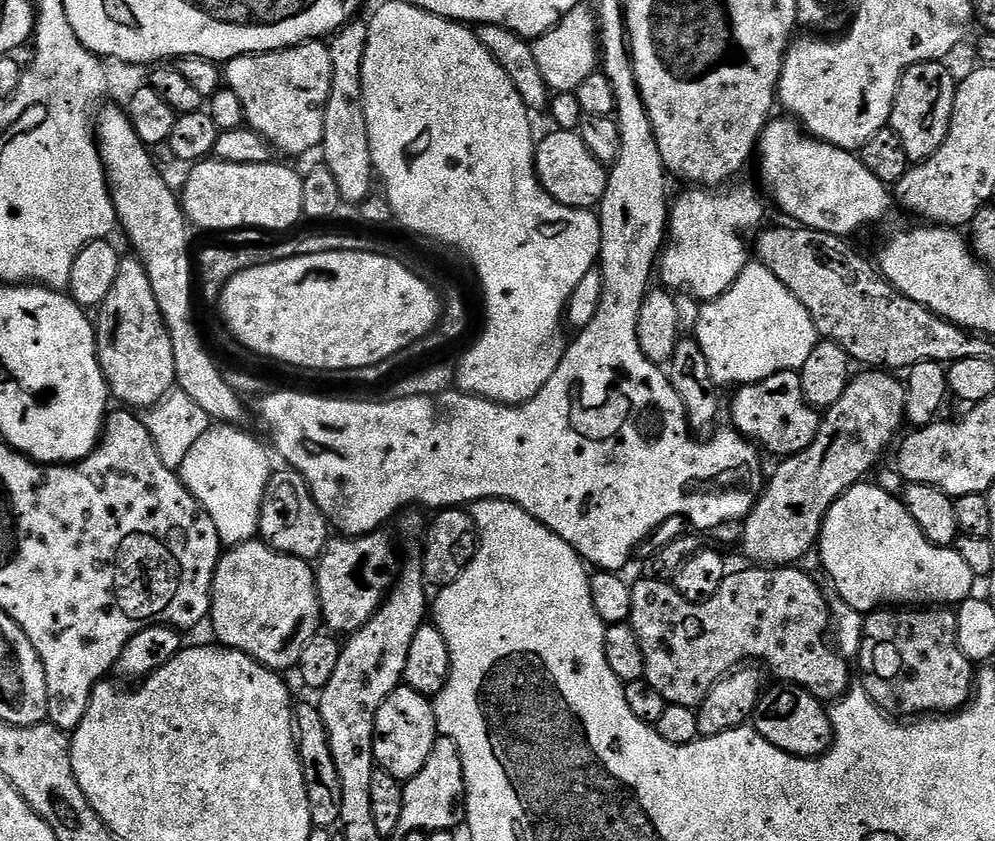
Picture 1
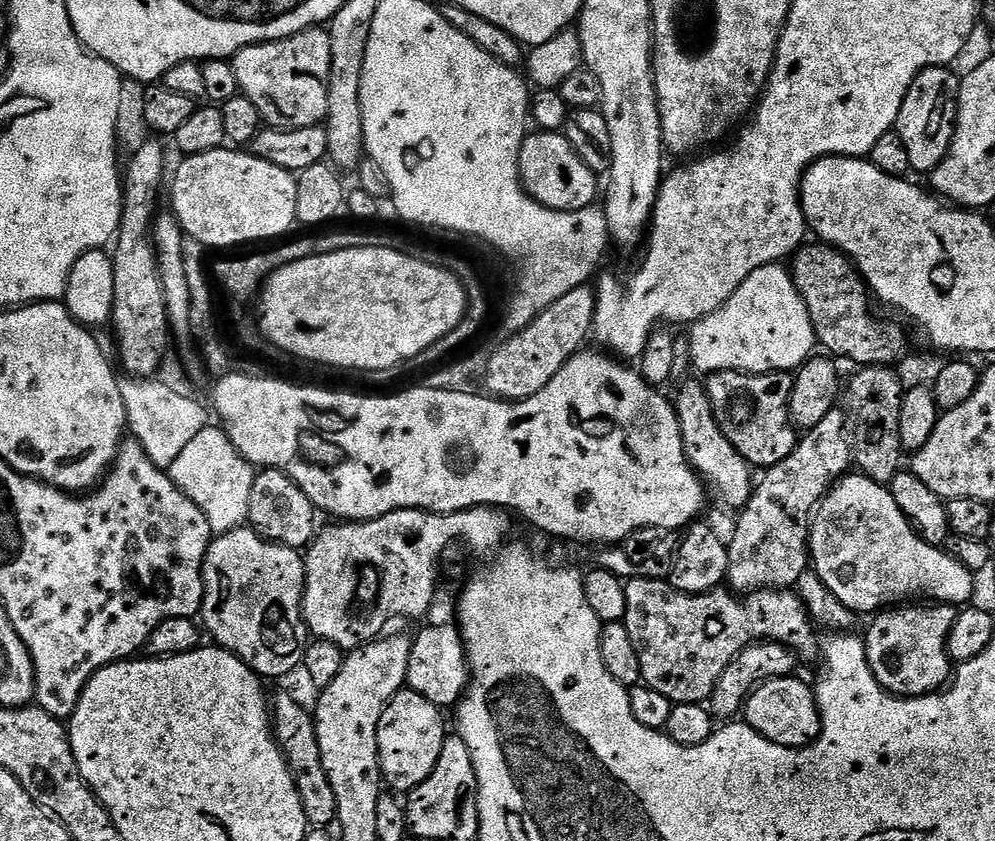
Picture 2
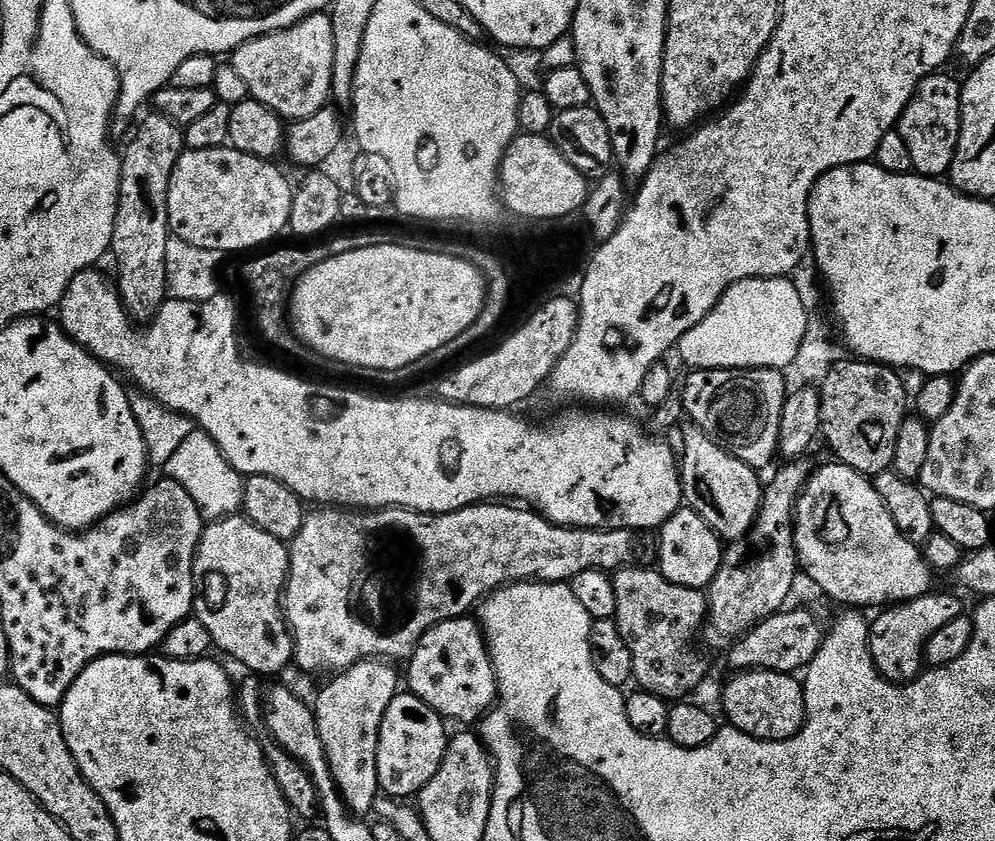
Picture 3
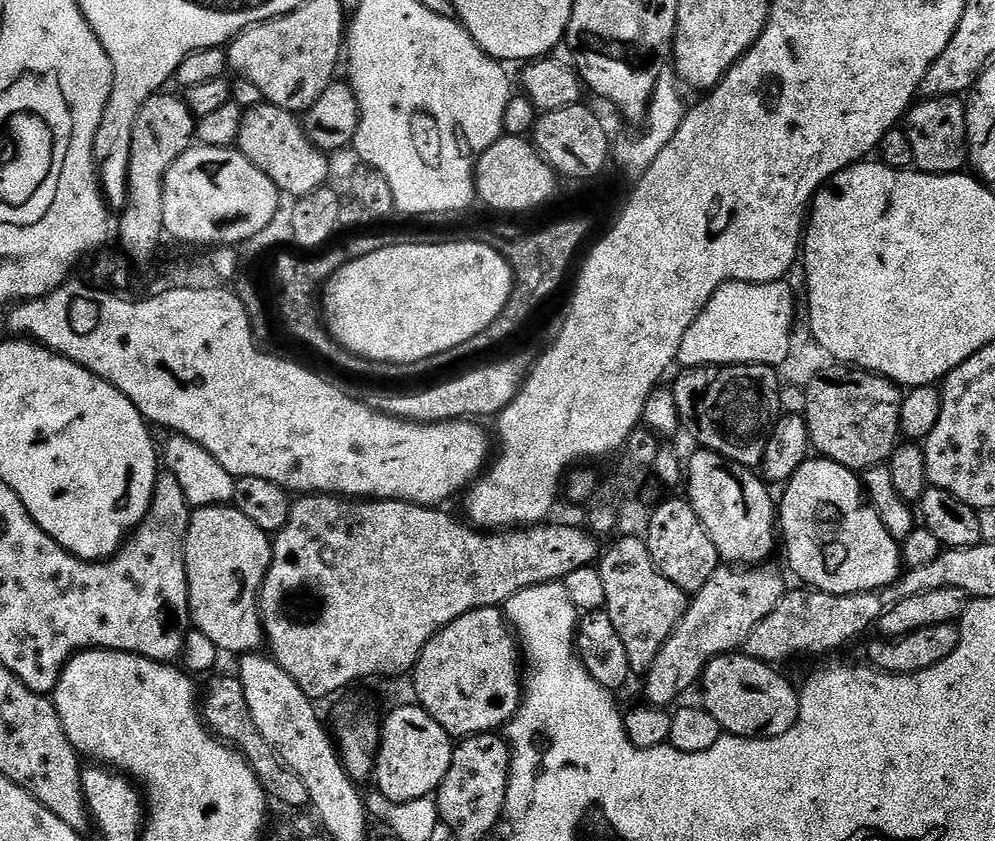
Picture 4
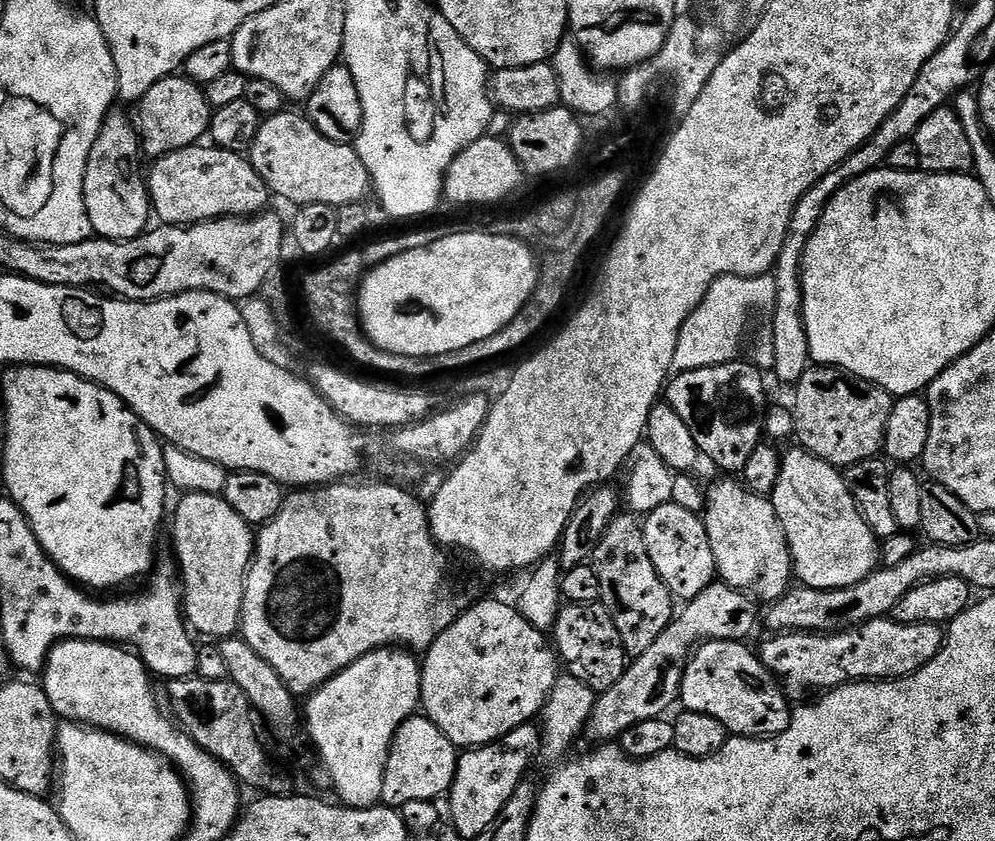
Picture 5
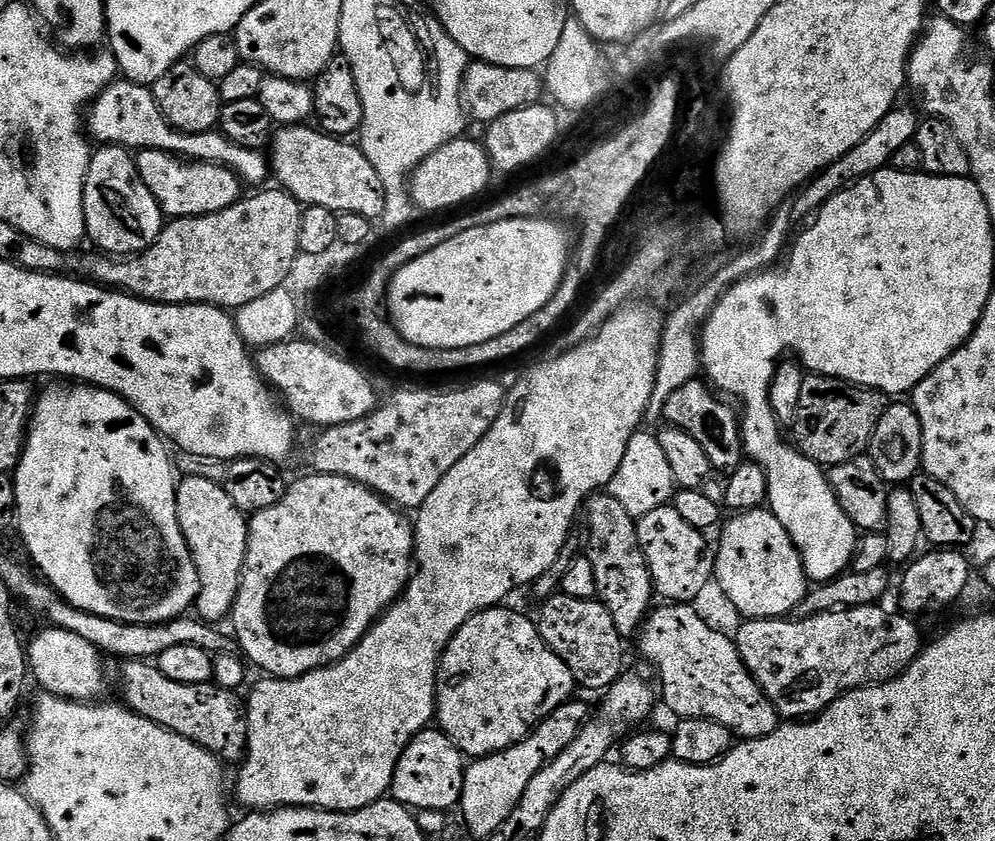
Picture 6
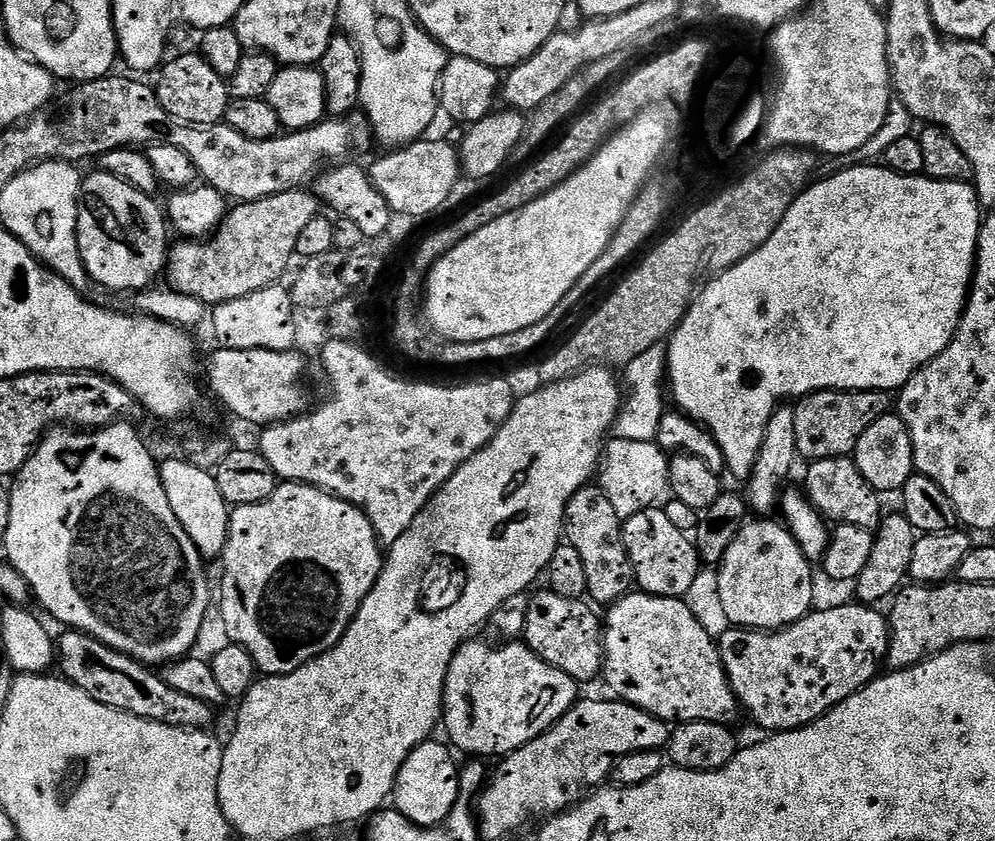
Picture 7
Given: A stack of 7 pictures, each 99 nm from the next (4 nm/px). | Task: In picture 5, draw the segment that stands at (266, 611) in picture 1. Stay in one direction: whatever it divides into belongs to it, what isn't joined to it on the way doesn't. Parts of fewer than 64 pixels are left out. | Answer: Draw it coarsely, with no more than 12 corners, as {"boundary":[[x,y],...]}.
{"boundary":[[223,495],[179,497],[184,618],[240,632],[254,528]]}

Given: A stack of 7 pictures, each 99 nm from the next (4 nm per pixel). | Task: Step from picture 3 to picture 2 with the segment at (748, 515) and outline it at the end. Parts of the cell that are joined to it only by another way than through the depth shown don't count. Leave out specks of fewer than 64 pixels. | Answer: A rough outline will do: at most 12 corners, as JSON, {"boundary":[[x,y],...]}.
{"boundary":[[705,381],[674,403],[688,465],[724,508],[743,510],[753,469],[722,434]]}

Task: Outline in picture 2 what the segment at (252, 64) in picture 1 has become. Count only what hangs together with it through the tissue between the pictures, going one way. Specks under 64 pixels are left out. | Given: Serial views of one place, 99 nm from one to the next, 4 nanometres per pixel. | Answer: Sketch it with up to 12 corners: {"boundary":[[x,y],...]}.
{"boundary":[[323,27],[231,57],[269,128],[323,124]]}

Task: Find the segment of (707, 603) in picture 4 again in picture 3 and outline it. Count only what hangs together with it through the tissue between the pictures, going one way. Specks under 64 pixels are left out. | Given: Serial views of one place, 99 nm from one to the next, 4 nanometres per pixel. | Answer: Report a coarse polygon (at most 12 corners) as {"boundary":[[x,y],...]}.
{"boundary":[[804,458],[771,473],[760,513],[706,589],[727,649],[789,603]]}

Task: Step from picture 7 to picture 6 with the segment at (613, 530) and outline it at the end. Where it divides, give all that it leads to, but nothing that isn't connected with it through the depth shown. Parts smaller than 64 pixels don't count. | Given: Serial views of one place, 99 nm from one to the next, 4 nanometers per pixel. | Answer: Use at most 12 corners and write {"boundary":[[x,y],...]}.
{"boundary":[[592,493],[586,555],[621,637],[653,607],[637,521]]}

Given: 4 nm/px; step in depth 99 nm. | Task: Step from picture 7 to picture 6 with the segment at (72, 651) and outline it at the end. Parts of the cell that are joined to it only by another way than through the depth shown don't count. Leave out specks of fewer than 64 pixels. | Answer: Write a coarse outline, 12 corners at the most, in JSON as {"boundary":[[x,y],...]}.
{"boundary":[[121,659],[123,707],[208,752],[242,744],[242,700]]}

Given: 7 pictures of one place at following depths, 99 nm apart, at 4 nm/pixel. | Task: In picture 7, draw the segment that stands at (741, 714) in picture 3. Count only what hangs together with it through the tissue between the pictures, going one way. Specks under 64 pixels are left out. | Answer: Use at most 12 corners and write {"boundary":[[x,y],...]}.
{"boundary":[[674,596],[607,609],[602,680],[673,725],[742,705],[714,636]]}

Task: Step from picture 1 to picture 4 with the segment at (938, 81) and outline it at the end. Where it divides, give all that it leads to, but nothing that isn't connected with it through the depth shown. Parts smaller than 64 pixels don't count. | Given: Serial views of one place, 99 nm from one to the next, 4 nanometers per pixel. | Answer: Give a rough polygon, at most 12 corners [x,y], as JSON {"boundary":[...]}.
{"boundary":[[963,99],[913,103],[906,131],[919,171],[968,164]]}

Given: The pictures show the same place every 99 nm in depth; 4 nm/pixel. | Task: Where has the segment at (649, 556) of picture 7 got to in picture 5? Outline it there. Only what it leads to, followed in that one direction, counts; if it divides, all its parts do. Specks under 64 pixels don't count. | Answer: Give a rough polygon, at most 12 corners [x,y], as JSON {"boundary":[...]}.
{"boundary":[[671,502],[645,515],[650,562],[677,601],[717,579],[697,513]]}

